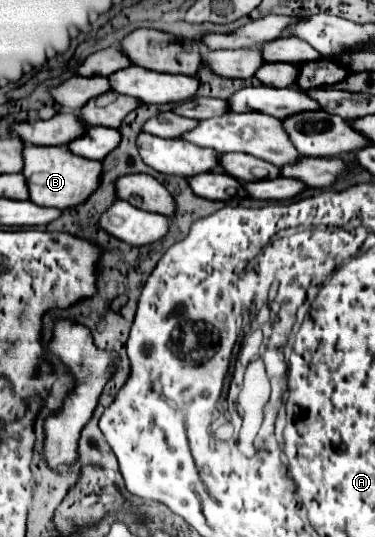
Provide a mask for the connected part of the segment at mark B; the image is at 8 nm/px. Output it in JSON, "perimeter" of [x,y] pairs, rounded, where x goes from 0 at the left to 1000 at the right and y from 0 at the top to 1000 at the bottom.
{"perimeter":[[[69,270],[59,281],[59,292],[64,292],[59,326],[69,330],[69,341],[75,341],[80,374],[107,385],[176,389],[176,385],[208,382],[219,378],[219,371],[229,371],[229,363],[240,363],[240,356],[251,356],[251,348],[261,348],[272,304],[219,296],[208,289],[187,289],[176,281],[176,270],[160,270],[160,274]]]}

